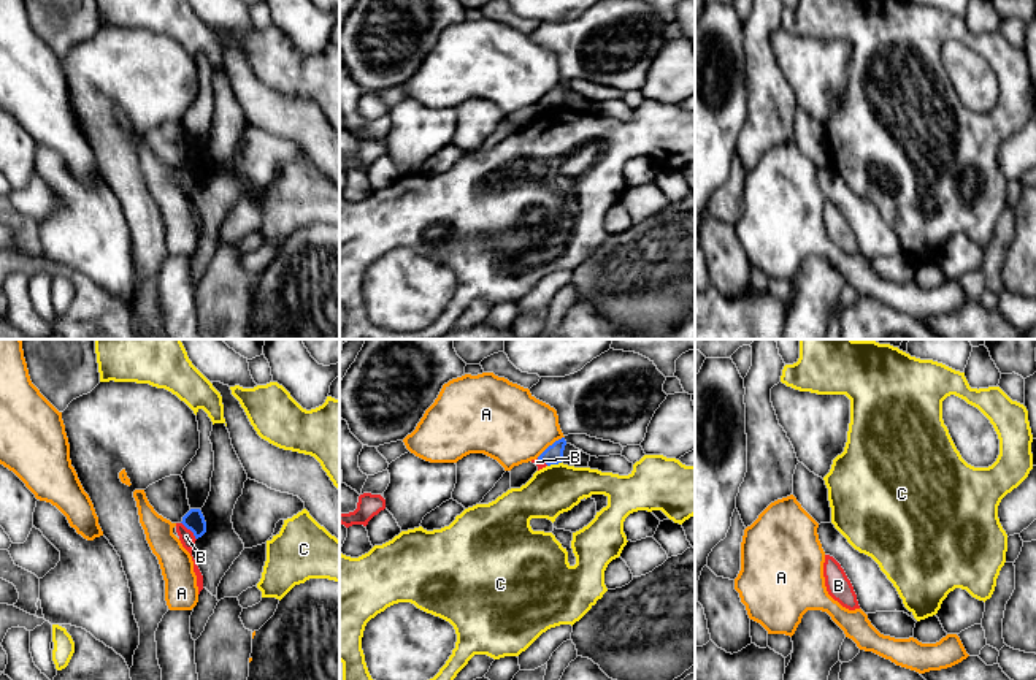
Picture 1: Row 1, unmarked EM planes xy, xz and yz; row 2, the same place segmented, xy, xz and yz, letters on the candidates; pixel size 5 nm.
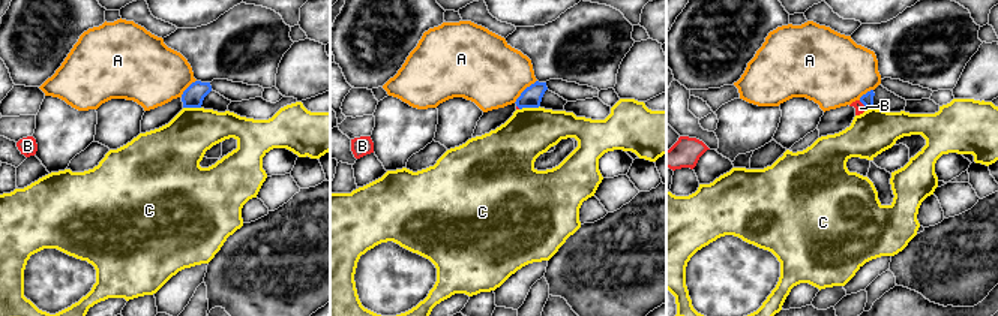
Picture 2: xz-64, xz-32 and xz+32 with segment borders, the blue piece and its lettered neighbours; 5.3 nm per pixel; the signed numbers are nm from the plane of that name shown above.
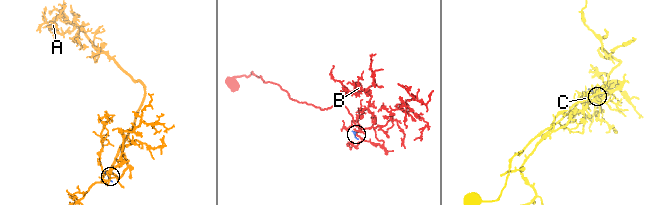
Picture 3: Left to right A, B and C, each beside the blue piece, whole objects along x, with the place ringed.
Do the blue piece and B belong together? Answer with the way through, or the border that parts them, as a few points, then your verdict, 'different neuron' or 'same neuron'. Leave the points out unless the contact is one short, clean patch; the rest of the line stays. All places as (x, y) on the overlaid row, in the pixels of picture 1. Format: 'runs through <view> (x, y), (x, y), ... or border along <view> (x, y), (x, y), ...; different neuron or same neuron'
border along xy (181, 522), (195, 539); different neuron

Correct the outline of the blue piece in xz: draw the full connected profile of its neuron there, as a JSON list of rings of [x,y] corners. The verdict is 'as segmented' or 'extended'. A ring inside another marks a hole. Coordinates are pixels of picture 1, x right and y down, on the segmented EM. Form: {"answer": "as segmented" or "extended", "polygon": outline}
{"answer": "as segmented", "polygon": [[[565,437],[555,441],[552,445],[549,445],[539,457],[543,463],[547,466],[558,464],[563,460],[563,450],[565,450],[566,441]]]}

